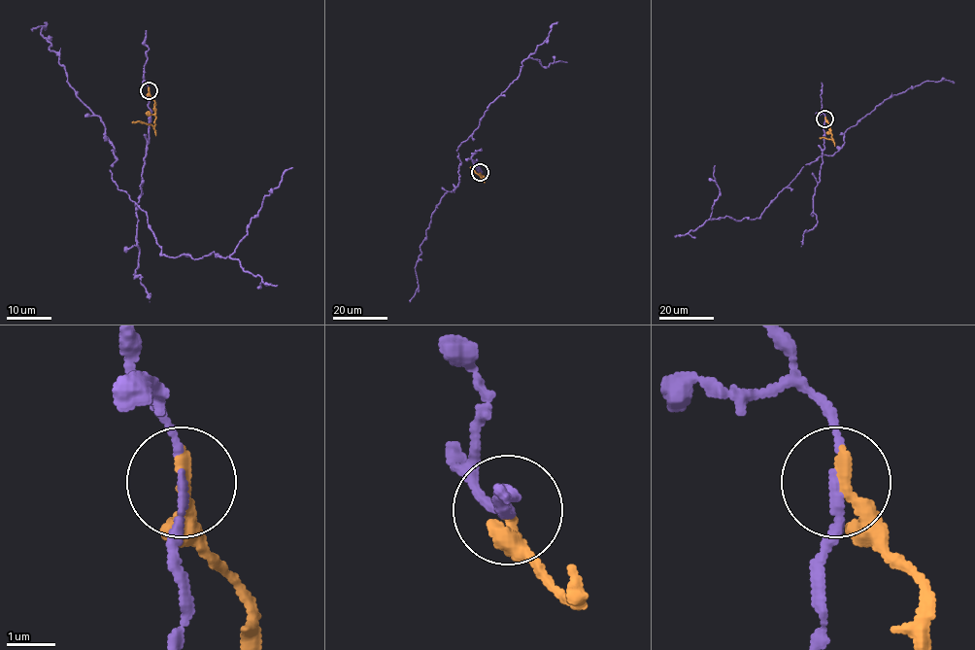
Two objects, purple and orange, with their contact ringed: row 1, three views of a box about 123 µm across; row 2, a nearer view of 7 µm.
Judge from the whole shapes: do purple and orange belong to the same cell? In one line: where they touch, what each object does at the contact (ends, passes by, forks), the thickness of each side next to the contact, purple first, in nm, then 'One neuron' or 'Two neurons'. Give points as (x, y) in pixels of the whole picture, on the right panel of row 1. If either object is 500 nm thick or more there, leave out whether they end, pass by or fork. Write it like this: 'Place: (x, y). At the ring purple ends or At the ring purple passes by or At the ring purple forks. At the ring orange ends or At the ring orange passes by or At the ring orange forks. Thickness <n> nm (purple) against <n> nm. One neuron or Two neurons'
Place: (824, 119). At the ring purple passes by. At the ring orange ends. Thickness 150 nm (purple) against 320 nm. Two neurons

